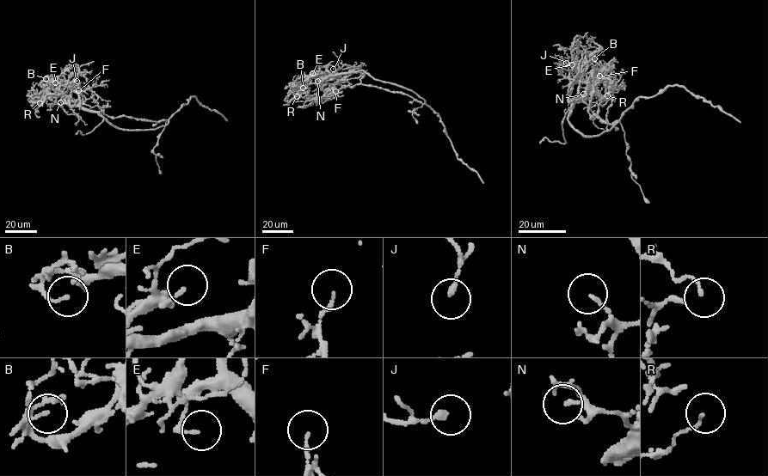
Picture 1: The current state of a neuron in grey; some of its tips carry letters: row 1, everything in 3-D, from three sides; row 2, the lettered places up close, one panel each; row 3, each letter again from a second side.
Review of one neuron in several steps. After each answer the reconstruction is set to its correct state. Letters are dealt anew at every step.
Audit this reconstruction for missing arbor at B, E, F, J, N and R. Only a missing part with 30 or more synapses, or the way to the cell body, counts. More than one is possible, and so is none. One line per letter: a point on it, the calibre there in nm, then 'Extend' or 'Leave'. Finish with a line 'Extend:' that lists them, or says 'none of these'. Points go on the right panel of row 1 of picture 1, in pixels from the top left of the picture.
B: Place: (594, 58). Thickness 110 nm. Leave
E: Place: (572, 64). Thickness 120 nm. Leave
F: Place: (599, 76). Thickness 120 nm. Leave
J: Place: (566, 63). Thickness 190 nm. Leave
N: Place: (583, 94). Thickness 120 nm. Leave
R: Place: (607, 95). Thickness 80 nm. Leave
Extend: none of these

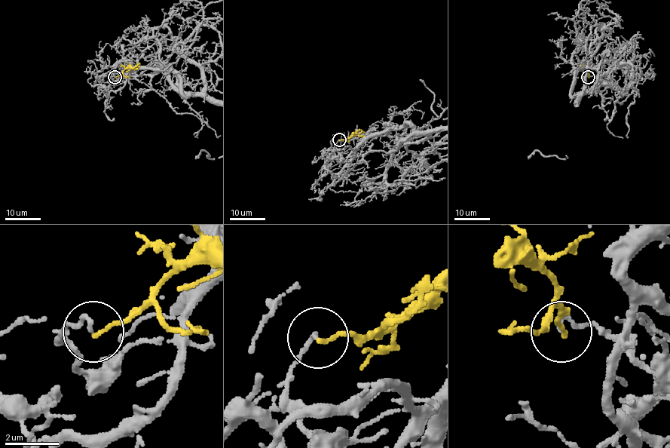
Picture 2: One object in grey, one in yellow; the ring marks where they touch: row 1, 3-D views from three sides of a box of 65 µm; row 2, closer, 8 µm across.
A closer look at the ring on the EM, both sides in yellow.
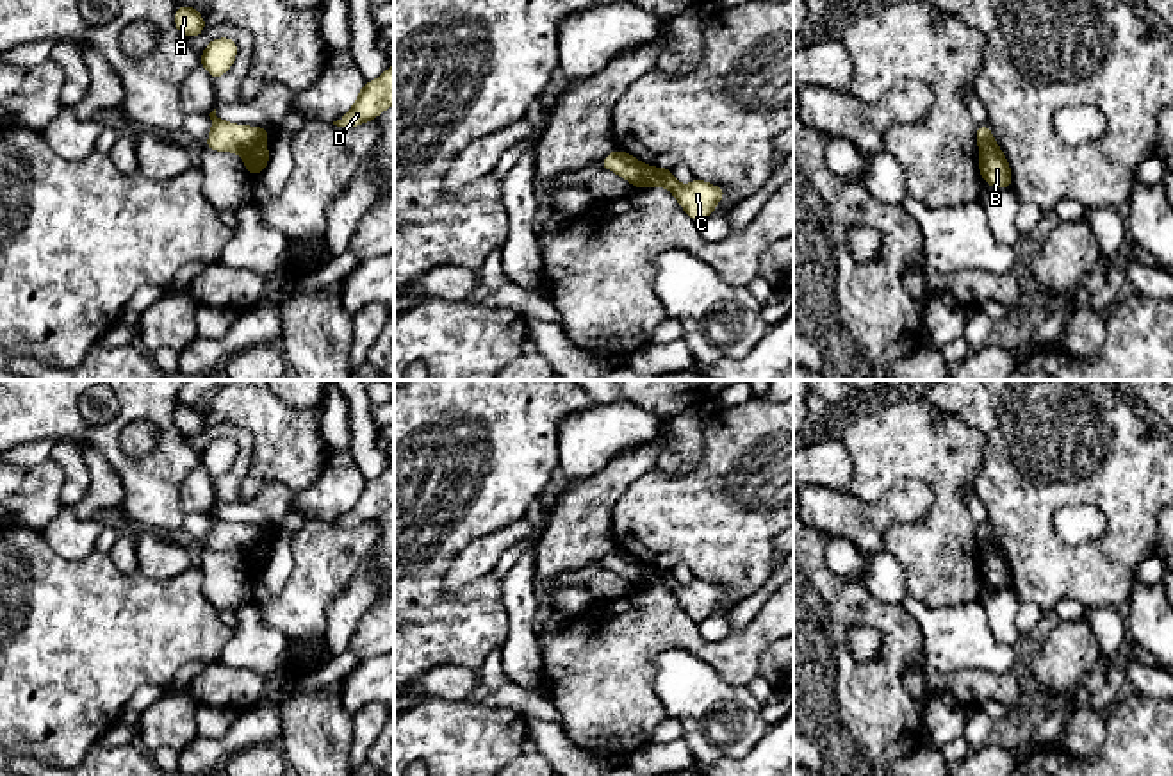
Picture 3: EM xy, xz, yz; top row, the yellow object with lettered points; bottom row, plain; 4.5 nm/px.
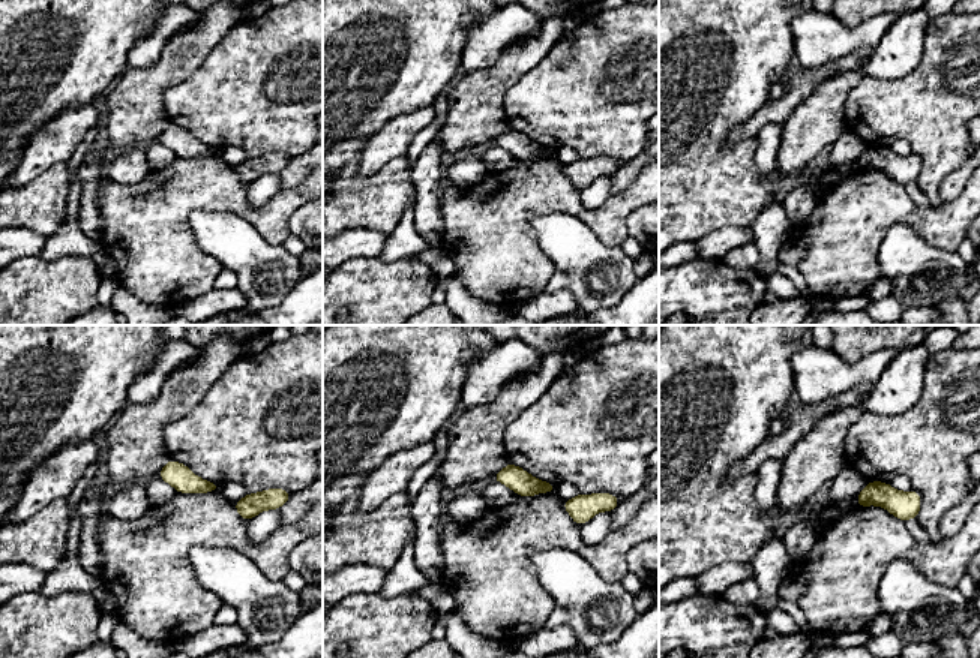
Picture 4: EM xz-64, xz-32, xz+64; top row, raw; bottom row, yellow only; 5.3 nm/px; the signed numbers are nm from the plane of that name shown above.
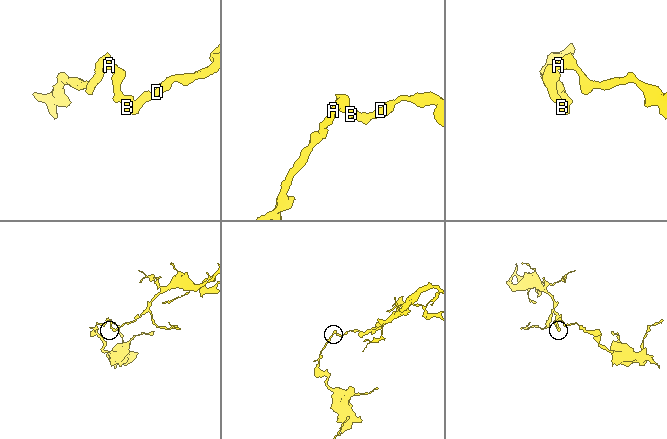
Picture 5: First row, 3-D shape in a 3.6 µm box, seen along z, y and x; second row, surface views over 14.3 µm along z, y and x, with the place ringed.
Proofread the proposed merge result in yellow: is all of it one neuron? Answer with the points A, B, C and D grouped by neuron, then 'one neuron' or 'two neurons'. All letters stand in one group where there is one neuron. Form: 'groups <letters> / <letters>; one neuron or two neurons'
groups A / B C D; two neurons

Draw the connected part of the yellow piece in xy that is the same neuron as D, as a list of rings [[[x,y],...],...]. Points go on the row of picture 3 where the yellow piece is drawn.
[[[394,66],[383,71],[376,80],[367,80],[353,107],[333,125],[337,127],[358,127],[365,121],[376,120],[385,109],[394,103]]]

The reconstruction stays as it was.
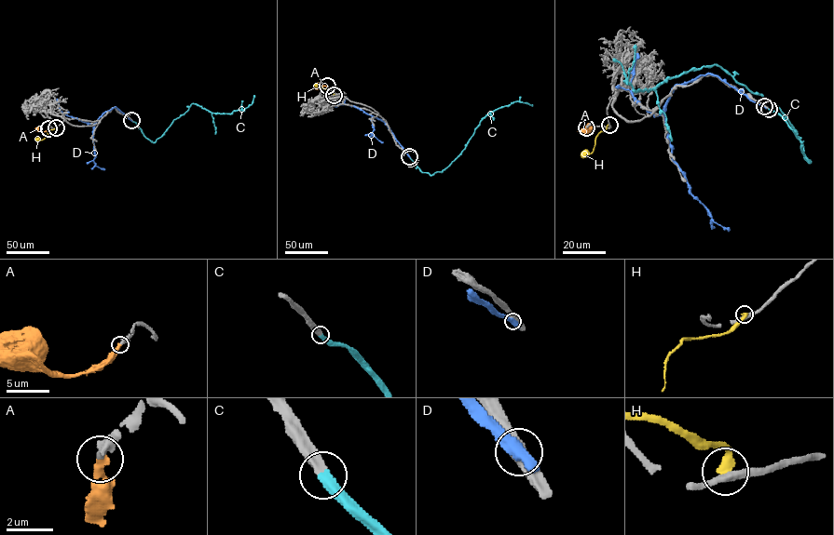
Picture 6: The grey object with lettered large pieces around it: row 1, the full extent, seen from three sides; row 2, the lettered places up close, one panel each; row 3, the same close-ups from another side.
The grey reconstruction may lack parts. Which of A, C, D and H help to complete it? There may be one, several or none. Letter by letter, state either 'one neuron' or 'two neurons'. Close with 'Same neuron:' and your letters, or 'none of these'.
A: one neuron
C: one neuron
D: two neurons
H: two neurons
Same neuron: A, C

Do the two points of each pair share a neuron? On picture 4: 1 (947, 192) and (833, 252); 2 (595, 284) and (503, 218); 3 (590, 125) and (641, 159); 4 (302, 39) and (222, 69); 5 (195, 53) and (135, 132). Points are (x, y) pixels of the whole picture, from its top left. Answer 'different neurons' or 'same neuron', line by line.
1: different neurons
2: different neurons
3: different neurons
4: same neuron
5: same neuron

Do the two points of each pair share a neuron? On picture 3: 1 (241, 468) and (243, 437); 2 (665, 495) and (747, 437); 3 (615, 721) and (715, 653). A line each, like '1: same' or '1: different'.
1: same
2: same
3: same

